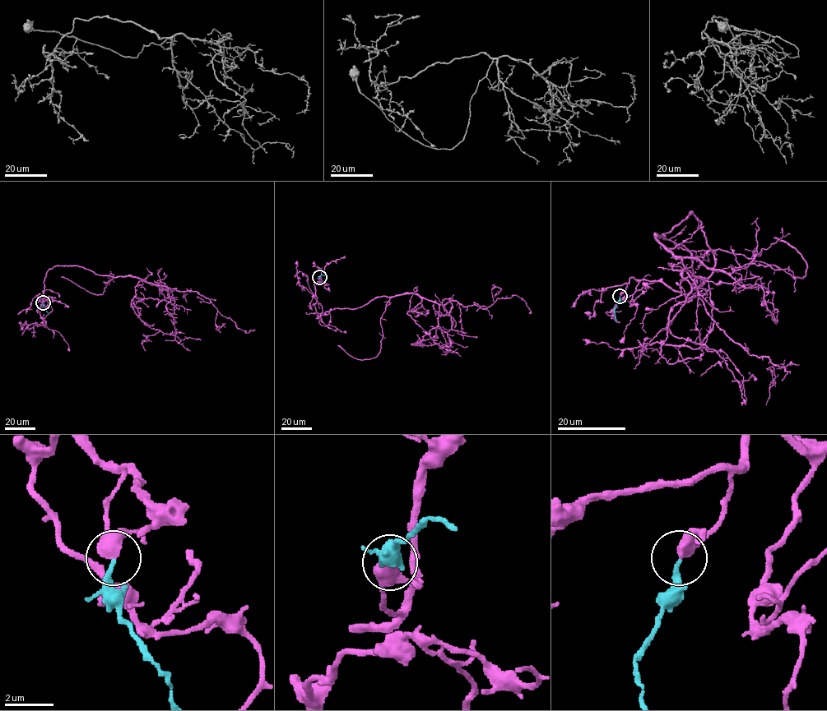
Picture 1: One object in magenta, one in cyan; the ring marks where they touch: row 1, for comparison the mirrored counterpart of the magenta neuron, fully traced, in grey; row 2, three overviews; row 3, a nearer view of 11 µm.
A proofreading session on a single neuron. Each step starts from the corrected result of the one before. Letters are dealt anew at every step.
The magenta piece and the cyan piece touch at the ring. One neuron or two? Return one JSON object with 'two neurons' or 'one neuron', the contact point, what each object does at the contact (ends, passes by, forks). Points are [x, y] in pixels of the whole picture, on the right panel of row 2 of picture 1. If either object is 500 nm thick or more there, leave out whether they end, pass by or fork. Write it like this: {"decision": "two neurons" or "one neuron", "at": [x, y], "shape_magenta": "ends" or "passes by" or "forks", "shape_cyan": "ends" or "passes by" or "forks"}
{"decision": "one neuron", "at": [620, 296], "shape_magenta": "passes by", "shape_cyan": "ends"}

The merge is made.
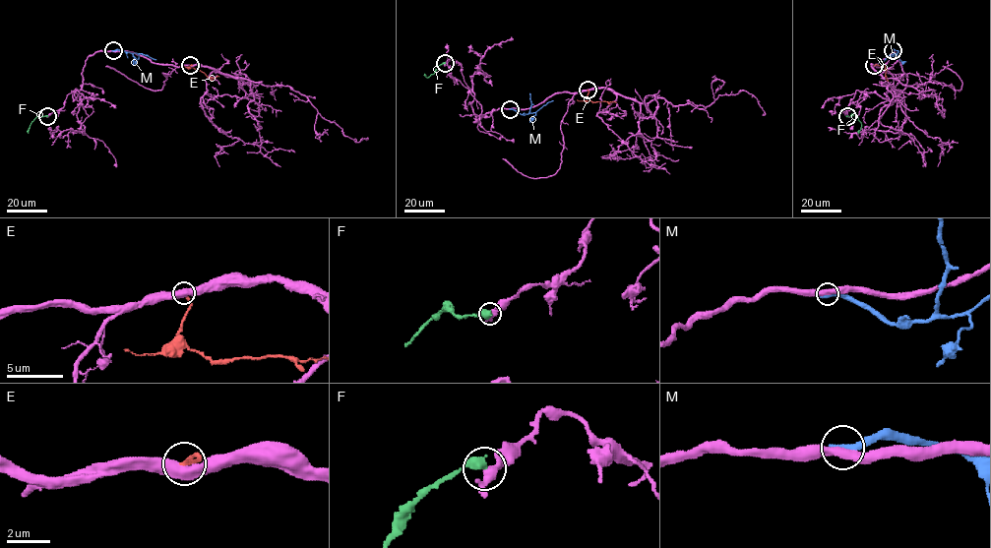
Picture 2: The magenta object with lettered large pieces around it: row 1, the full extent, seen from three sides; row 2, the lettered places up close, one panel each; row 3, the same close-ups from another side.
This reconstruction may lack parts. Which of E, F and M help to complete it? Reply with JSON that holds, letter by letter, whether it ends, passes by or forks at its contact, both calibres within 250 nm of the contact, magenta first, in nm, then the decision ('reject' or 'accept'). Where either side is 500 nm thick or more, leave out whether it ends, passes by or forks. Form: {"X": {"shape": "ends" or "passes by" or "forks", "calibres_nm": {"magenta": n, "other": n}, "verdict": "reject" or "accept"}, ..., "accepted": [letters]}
{"E": {"calibres_nm": {"magenta": 500, "other": 200}, "verdict": "reject"}, "F": {"calibres_nm": {"magenta": 360, "other": 500}, "verdict": "reject"}, "M": {"shape": "ends", "calibres_nm": {"magenta": 380, "other": 400}, "verdict": "reject"}, "accepted": []}

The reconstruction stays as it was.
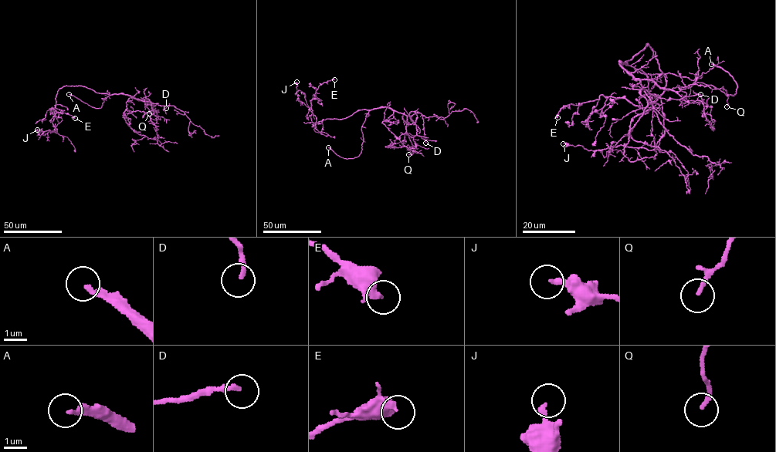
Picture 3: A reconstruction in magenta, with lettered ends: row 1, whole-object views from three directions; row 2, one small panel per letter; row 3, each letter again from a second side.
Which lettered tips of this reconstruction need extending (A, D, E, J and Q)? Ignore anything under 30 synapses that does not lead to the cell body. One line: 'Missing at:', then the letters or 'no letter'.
Missing at: A, E

